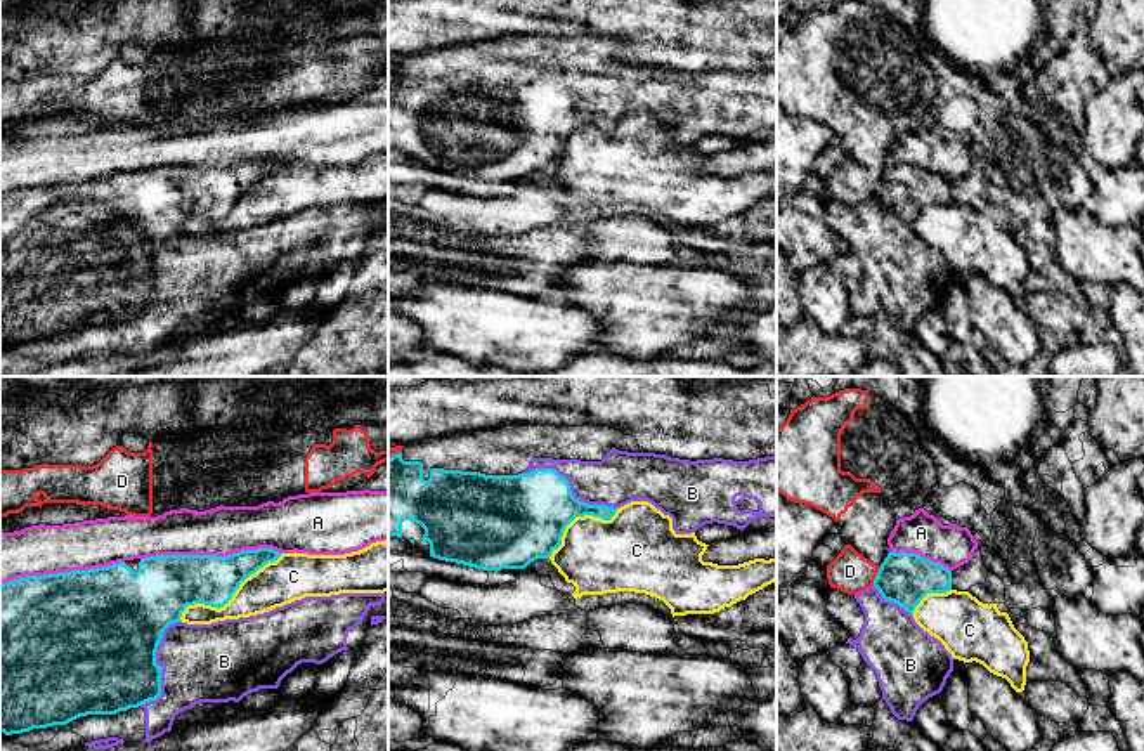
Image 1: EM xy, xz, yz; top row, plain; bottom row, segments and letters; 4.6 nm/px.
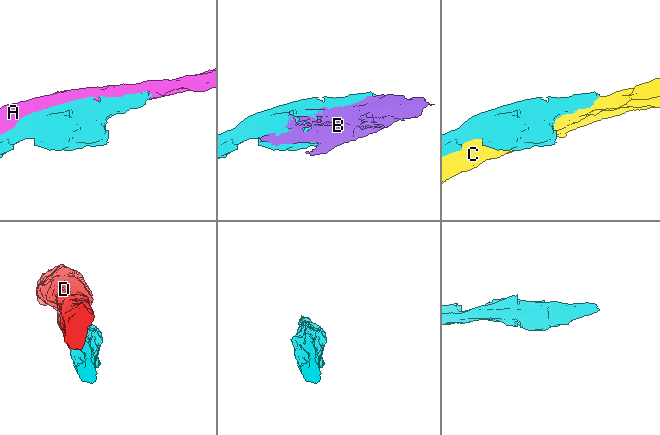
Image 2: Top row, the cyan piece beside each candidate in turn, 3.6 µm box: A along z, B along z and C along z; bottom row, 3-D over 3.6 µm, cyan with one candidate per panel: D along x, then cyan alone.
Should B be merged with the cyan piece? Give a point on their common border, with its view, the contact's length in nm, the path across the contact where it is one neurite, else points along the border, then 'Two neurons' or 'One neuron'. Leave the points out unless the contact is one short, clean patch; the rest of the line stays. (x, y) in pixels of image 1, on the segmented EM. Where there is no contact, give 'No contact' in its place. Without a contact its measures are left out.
Touches cyan at xz (569, 488). Shared border 480 nm. One neuron

